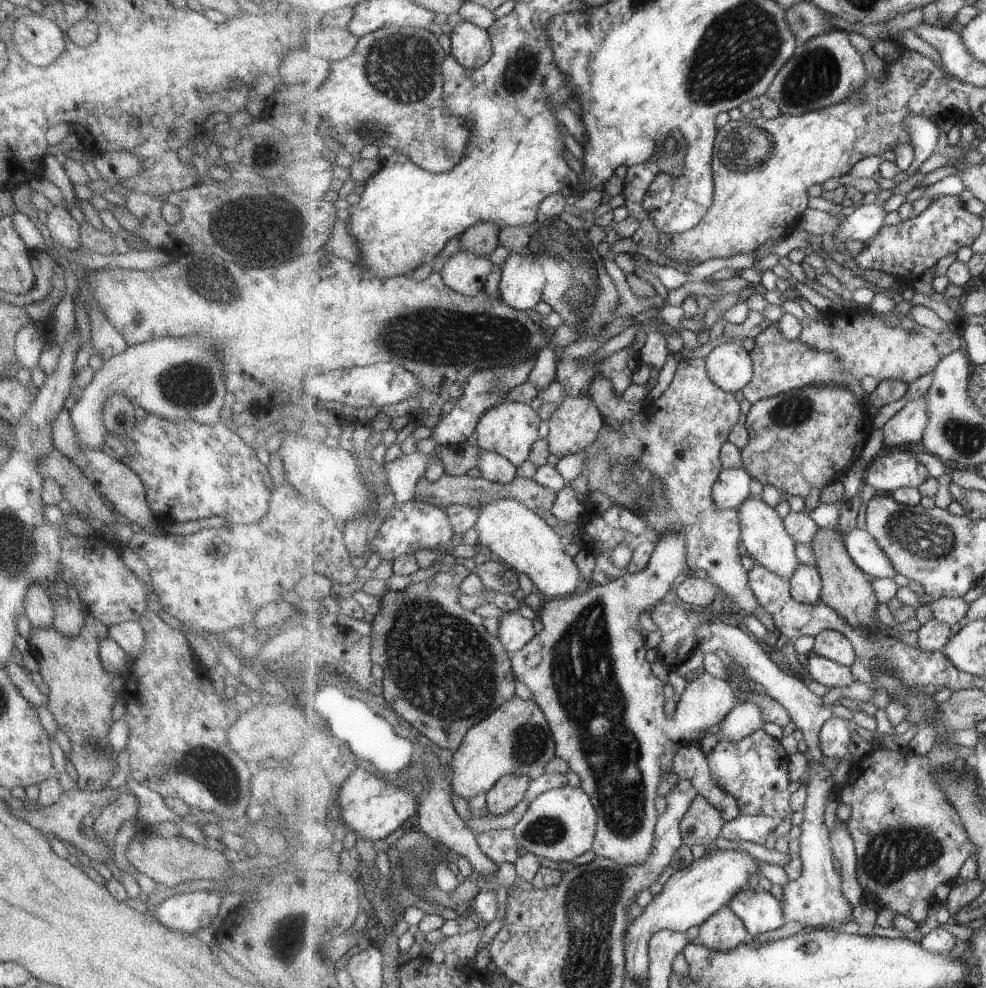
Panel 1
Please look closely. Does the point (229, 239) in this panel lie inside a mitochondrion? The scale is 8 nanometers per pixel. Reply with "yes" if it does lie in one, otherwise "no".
yes

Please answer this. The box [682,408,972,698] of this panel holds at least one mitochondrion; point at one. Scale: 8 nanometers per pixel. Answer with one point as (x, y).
(919, 534)

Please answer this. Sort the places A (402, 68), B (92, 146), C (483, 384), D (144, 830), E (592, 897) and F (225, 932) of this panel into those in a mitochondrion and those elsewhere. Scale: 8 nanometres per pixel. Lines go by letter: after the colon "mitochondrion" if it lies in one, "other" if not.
A: mitochondrion
B: other
C: mitochondrion
D: other
E: mitochondrion
F: other

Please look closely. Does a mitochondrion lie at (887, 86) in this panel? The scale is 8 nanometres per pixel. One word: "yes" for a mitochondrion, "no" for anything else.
yes

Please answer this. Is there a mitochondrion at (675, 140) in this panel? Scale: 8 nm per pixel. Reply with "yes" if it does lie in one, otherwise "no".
yes

